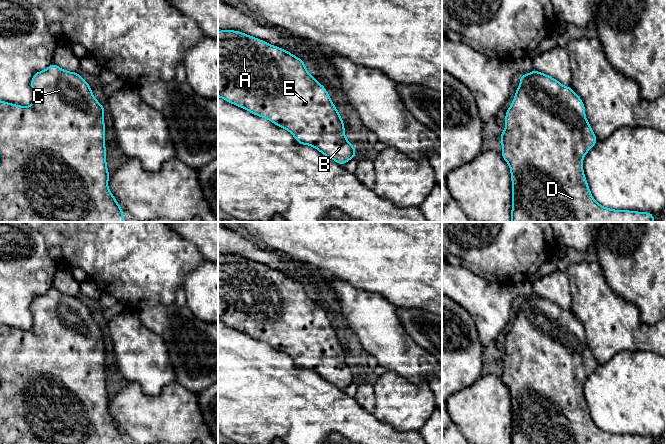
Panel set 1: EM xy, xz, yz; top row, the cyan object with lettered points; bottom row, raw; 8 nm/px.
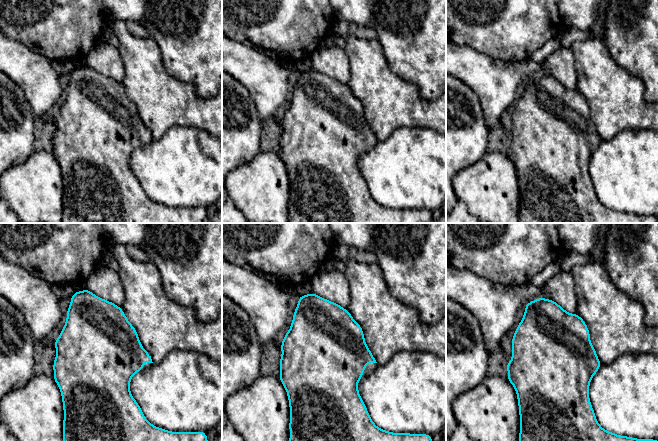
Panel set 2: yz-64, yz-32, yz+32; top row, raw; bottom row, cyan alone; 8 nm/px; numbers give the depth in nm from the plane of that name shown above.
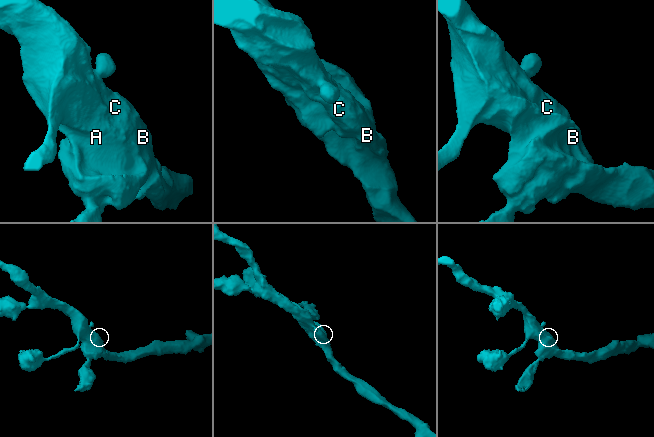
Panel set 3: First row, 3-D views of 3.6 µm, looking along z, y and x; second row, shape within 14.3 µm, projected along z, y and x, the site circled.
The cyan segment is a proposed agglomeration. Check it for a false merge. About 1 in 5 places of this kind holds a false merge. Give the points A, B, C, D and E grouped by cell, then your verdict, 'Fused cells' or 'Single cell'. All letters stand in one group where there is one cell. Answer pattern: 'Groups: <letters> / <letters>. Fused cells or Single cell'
Groups: A B C D E. Single cell

